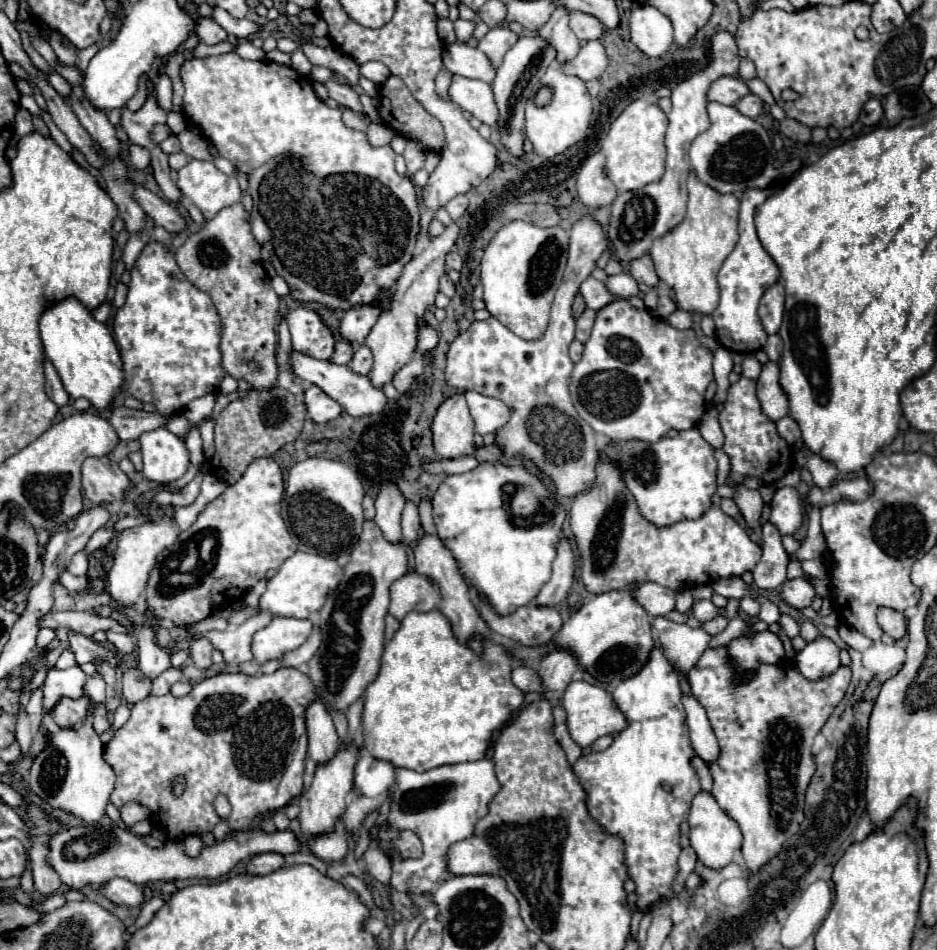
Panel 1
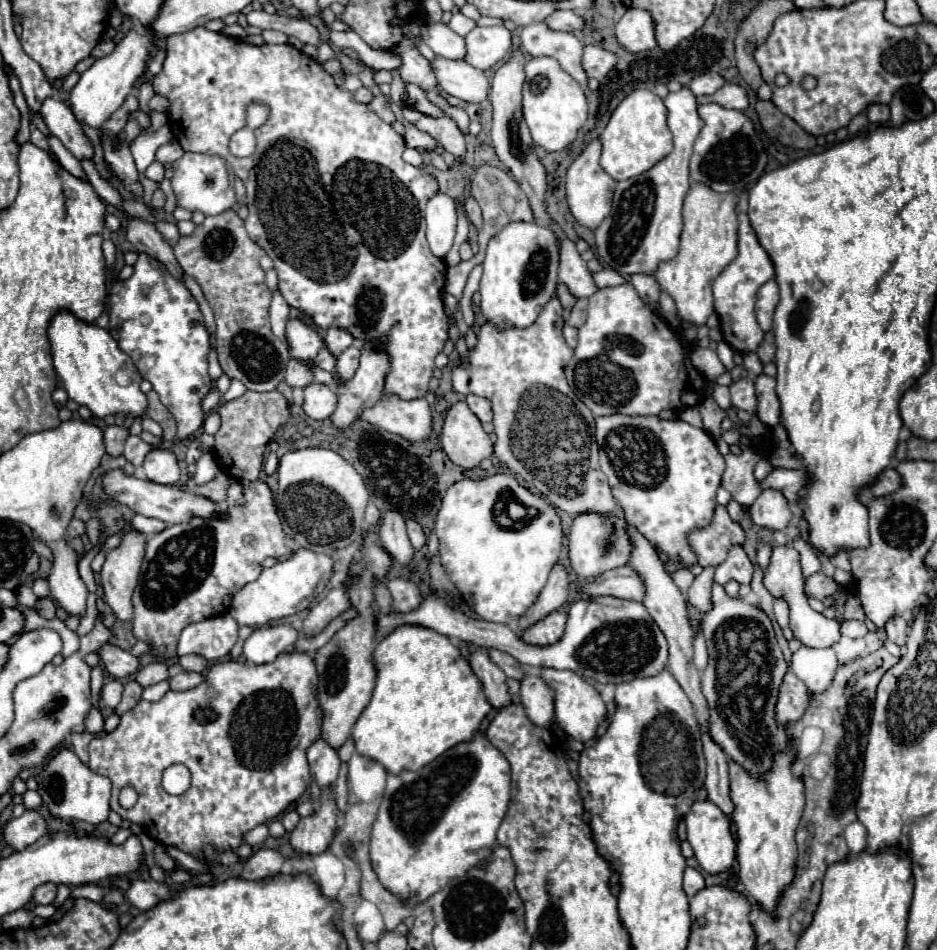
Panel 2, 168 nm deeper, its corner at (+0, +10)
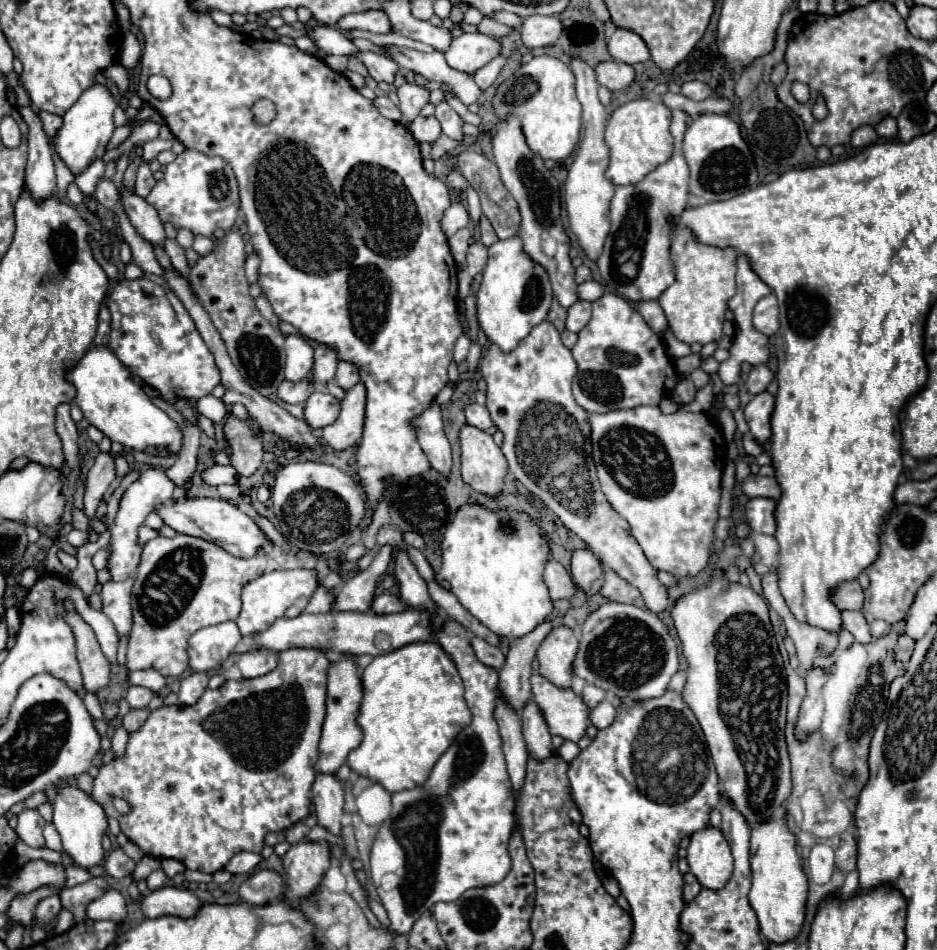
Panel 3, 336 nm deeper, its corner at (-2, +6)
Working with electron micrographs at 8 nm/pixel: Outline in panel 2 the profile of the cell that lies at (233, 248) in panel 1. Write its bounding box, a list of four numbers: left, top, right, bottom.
[174,210,290,392]

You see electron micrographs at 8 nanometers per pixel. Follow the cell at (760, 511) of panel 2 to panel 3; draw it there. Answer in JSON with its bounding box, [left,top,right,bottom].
[746,498,776,534]

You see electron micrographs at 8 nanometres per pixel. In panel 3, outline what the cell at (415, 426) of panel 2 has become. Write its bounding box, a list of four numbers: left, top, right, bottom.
[412,402,452,474]

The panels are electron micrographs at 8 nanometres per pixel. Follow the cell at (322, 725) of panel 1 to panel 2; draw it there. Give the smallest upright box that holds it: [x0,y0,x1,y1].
[308,738,340,788]

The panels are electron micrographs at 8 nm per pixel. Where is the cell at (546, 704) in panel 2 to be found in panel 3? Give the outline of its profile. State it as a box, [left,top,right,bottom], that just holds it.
[520,700,552,760]

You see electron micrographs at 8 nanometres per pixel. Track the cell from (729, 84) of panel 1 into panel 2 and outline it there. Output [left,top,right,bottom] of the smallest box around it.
[688,72,726,96]

